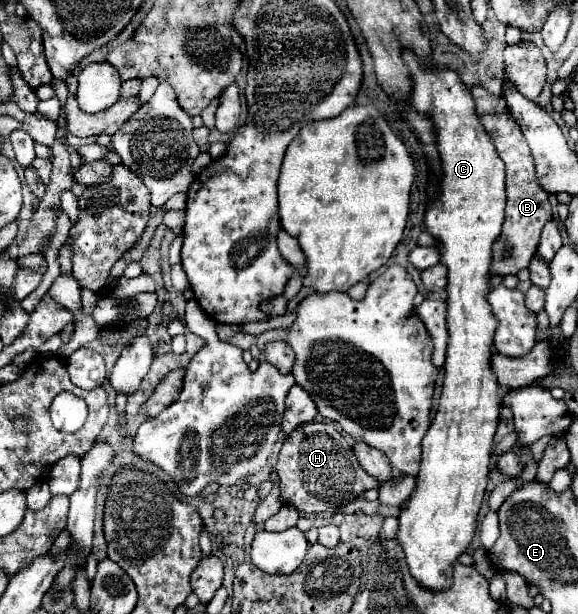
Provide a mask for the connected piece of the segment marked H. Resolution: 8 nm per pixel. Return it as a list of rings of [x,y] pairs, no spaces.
[[[319,419],[301,425],[283,441],[275,469],[283,503],[297,507],[305,515],[335,511],[341,505],[355,501],[367,489],[379,487],[379,481],[361,469],[349,441],[331,423]]]

